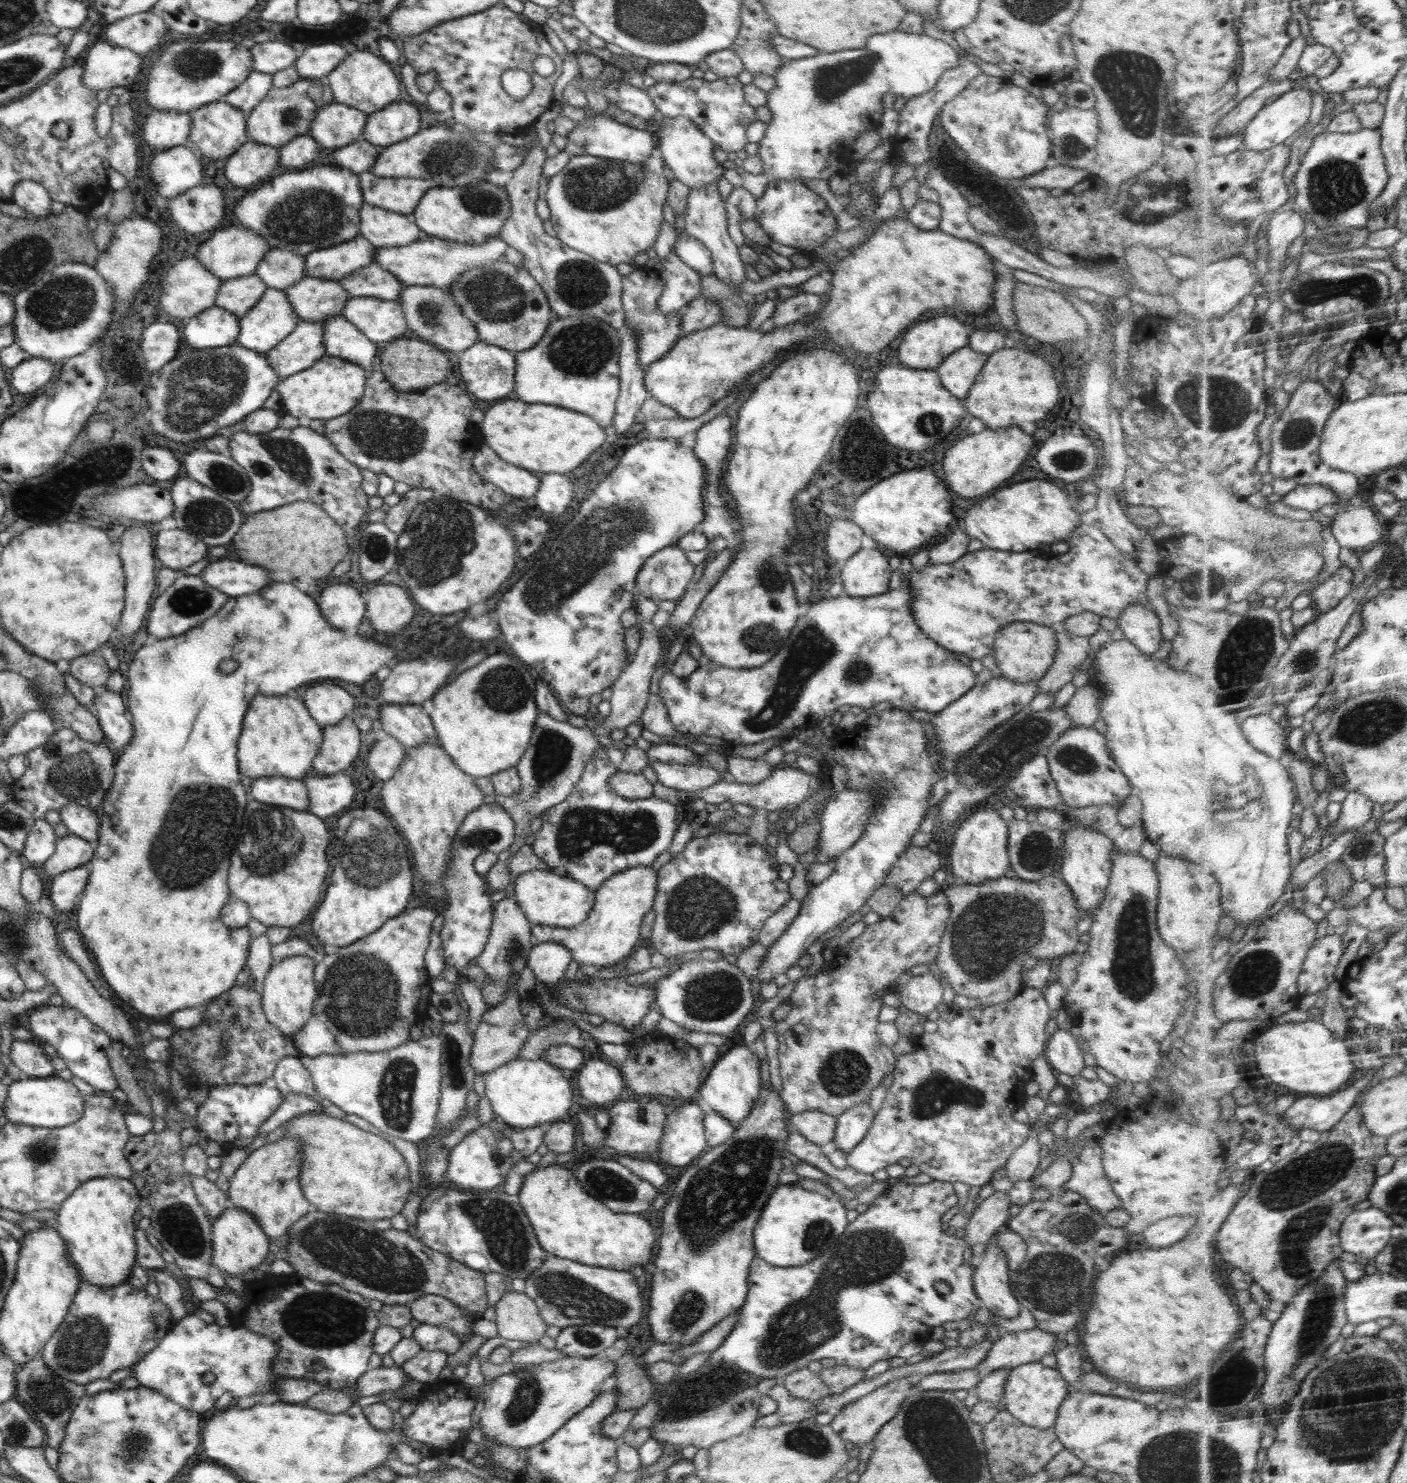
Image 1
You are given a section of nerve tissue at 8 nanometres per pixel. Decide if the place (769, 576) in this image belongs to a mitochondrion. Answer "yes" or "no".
yes

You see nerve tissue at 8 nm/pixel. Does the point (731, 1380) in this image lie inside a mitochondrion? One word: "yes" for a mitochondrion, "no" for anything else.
yes

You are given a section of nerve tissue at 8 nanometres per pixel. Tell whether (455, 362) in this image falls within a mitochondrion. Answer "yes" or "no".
no

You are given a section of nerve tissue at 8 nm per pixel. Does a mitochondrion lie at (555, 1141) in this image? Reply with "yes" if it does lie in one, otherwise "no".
no

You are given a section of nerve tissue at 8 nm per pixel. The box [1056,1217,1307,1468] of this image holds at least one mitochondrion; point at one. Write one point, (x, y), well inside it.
(1235, 1378)

